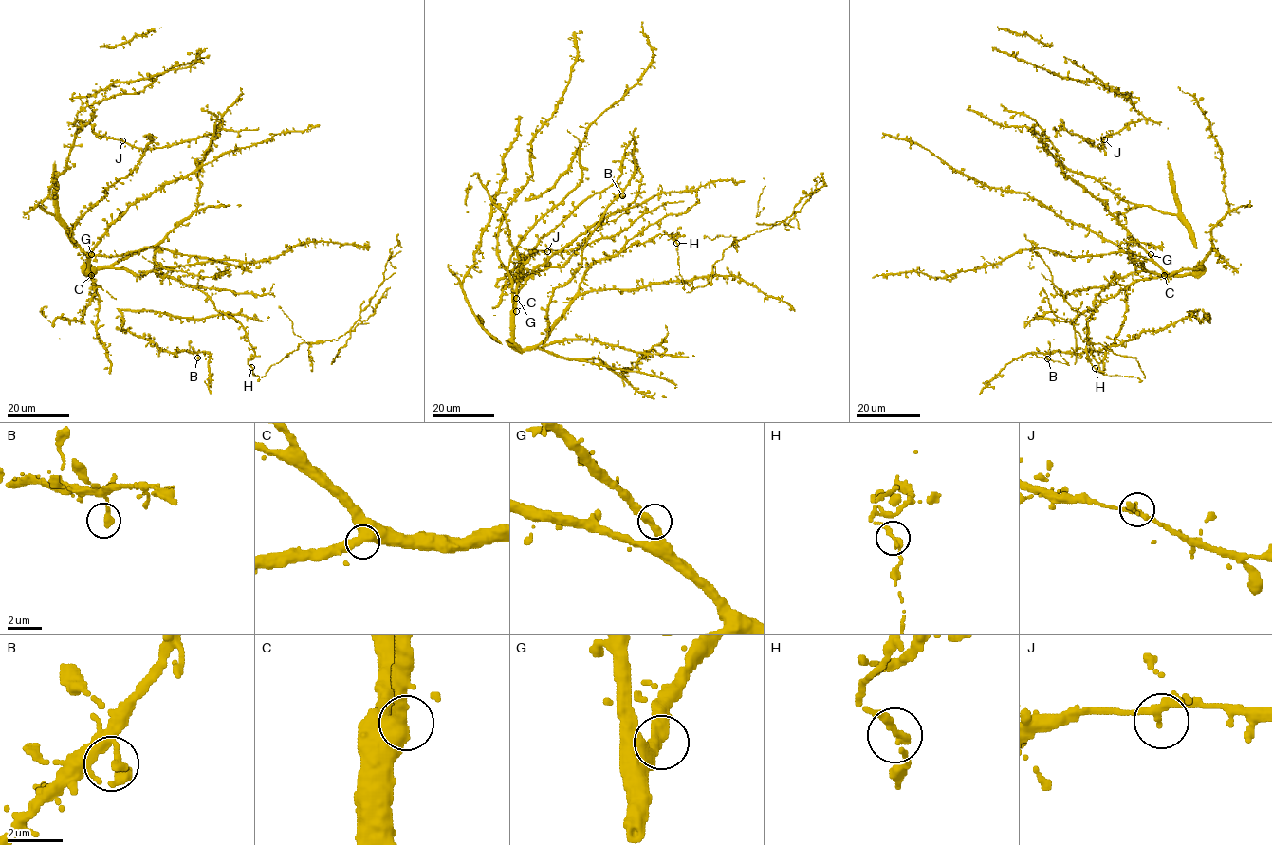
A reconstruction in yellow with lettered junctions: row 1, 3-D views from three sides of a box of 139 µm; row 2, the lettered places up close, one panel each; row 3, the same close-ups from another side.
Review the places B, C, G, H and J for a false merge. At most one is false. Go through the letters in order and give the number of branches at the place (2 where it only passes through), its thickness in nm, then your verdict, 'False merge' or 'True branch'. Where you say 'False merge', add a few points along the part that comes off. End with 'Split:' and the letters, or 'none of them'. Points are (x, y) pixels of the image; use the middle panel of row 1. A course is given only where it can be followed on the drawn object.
B: Branches: 1. Thickness 360 nm. True branch
C: Branches: 2. Thickness 460 nm. True branch
G: Branches: 2. Thickness 400 nm. True branch
H: Branches: 2. Thickness 300 nm. False merge. Course of the part to remove: (676, 243), (684, 290), (705, 286), (725, 249), (777, 221), (785, 225), (823, 173)
J: Branches: 2. Thickness 300 nm. True branch
Split: H

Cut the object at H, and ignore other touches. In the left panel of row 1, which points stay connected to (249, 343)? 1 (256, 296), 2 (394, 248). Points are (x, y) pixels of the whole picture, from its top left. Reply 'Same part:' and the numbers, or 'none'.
Same part: 1

